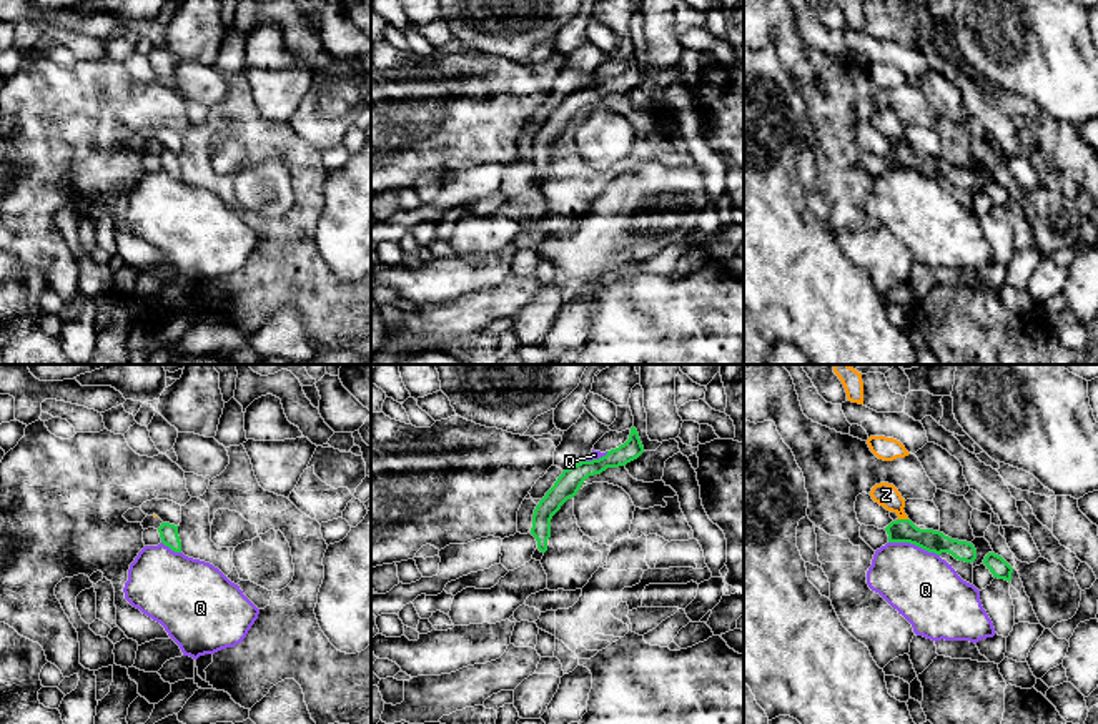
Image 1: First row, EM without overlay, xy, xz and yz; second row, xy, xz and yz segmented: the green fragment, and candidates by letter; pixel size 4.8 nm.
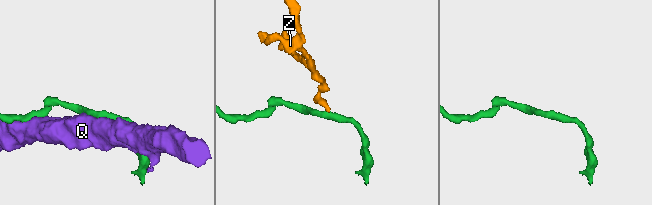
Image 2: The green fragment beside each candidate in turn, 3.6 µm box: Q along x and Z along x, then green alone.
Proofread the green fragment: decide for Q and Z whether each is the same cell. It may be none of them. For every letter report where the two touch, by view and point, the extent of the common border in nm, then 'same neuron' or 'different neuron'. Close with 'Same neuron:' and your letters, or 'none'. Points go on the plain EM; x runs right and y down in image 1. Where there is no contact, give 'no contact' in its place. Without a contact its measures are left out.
Q: meets green in yz at (914, 170); contact 260 nm long; different neuron
Z: meets green in yz at (902, 147); contact 60 nm long; different neuron
Same neuron: none

